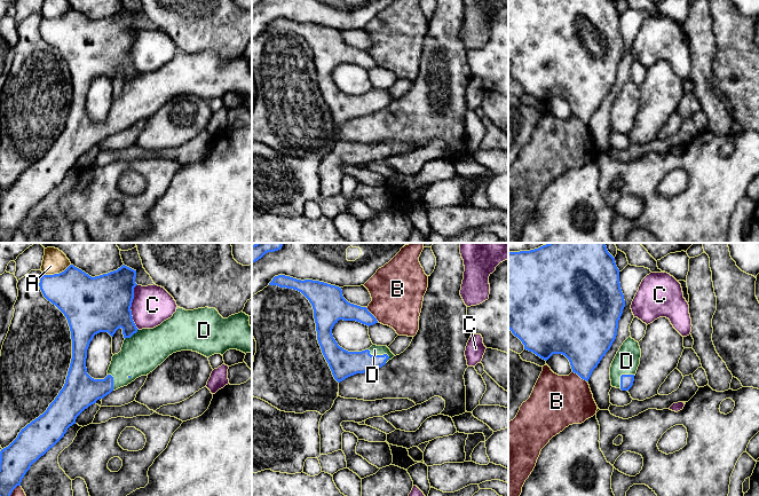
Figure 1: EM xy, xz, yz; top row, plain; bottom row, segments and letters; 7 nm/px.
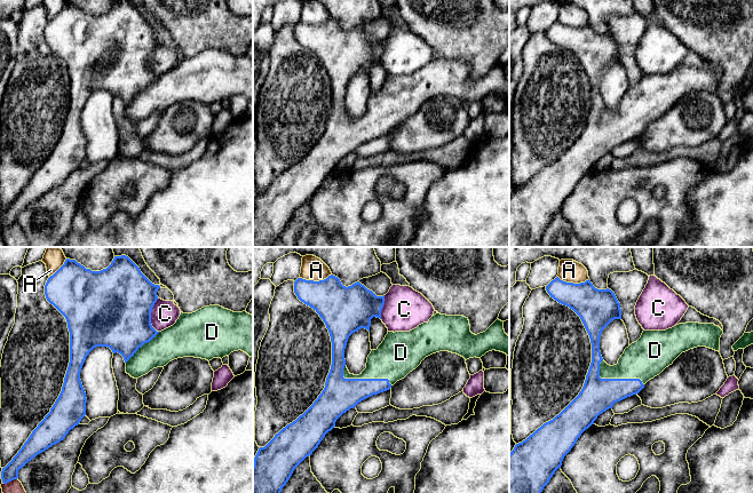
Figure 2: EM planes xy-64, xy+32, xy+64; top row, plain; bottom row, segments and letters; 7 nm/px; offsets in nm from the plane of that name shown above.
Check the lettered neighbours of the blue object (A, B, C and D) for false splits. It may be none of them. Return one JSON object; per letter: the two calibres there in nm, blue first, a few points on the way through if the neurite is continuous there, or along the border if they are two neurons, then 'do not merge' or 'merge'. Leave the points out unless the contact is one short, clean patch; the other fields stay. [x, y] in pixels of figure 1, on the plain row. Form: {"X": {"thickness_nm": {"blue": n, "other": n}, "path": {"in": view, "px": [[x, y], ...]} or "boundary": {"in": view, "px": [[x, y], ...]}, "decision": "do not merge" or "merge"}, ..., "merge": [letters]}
{"A": {"thickness_nm": {"blue": 340, "other": 130}, "decision": "do not merge"}, "B": {"thickness_nm": {"blue": 170, "other": 380}, "decision": "do not merge"}, "C": {"thickness_nm": {"blue": 400, "other": 280}, "decision": "do not merge"}, "D": {"thickness_nm": {"blue": 190, "other": 70}, "decision": "merge"}, "merge": ["D"]}

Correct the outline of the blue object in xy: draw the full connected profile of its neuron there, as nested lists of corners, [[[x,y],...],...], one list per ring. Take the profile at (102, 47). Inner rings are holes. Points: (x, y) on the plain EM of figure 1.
[[[70,8],[64,15],[54,18],[42,18],[40,22],[40,33],[44,40],[55,48],[66,61],[72,82],[72,102],[65,127],[47,153],[38,162],[21,173],[17,181],[0,195],[0,242],[8,243],[13,234],[21,229],[22,222],[30,213],[31,208],[53,191],[66,176],[68,172],[76,167],[77,160],[89,149],[96,147],[112,134],[127,129],[136,121],[147,119],[160,109],[169,99],[181,94],[197,95],[206,101],[214,97],[223,99],[229,93],[237,93],[243,96],[252,96],[252,70],[250,60],[240,55],[223,62],[215,52],[198,52],[185,54],[177,50],[173,60],[164,64],[153,72],[139,73],[132,60],[132,46],[134,42],[134,31],[136,14],[122,8],[117,14],[92,21],[81,13]],[[118,72],[122,72],[124,87],[121,94],[112,100],[108,119],[104,123],[94,123],[87,117],[86,102],[87,93],[94,79],[100,76],[108,76],[111,80]]]

